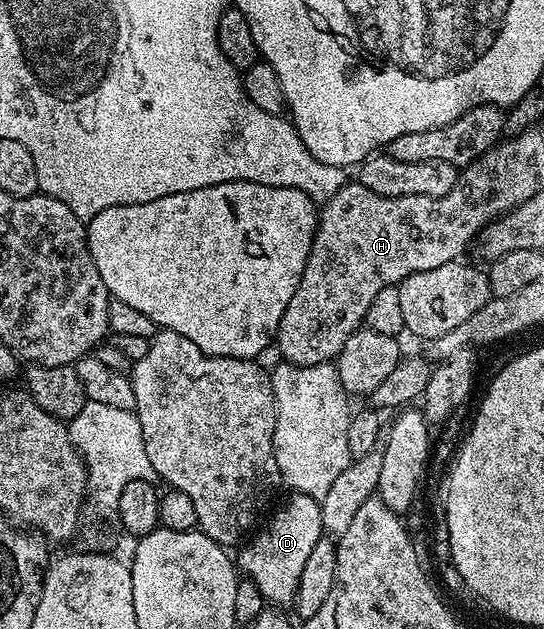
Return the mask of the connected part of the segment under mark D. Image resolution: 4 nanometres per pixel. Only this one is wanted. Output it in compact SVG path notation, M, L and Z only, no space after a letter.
M291 493L289 499L269 515L270 520L247 541L248 546L237 555L236 564L239 571L247 579L253 580L262 592L262 598L269 605L284 606L280 604L291 605L296 598L298 590L298 578L302 578L302 569L307 561L308 555L314 550L314 546L323 539L324 531L322 526L322 516L319 501L310 495L300 493Z

